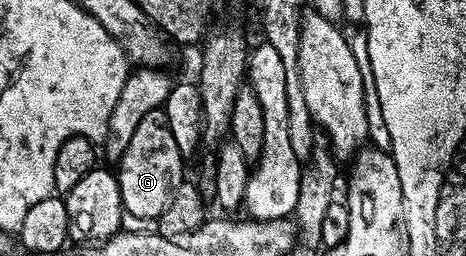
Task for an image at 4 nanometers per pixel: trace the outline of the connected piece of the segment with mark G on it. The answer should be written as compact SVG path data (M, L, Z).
M154 110L143 114L143 122L139 122L135 135L131 137L131 142L119 161L118 168L121 169L116 169L115 172L126 213L137 220L156 221L163 210L167 210L174 190L182 184L184 176L181 175L185 172L185 164L186 157L181 155L179 146L175 143L164 111Z

